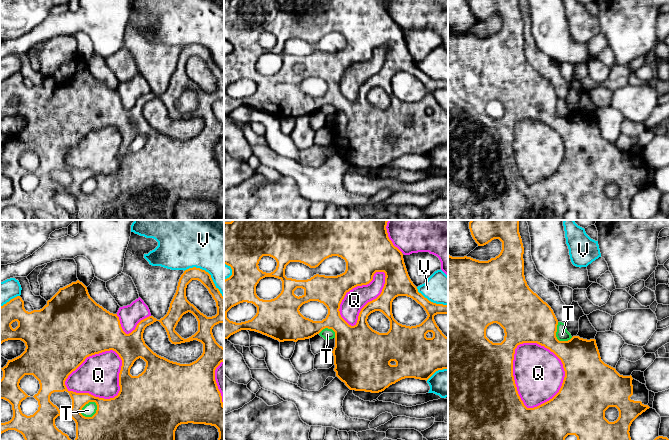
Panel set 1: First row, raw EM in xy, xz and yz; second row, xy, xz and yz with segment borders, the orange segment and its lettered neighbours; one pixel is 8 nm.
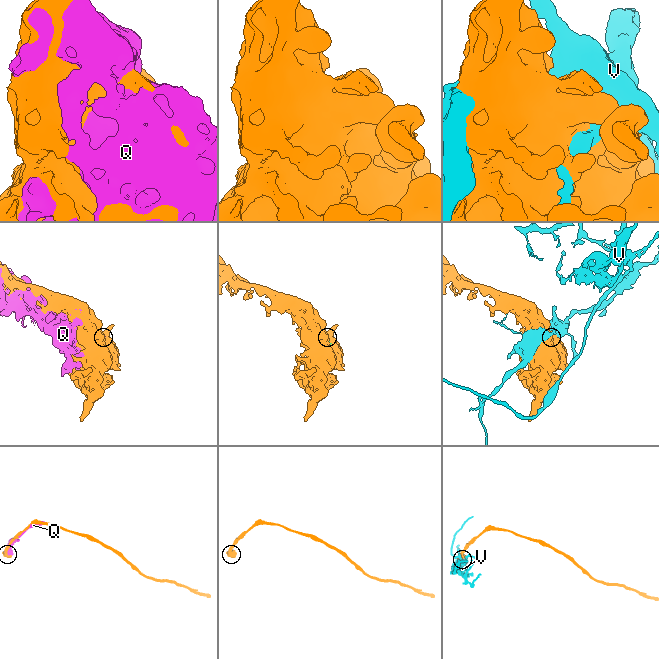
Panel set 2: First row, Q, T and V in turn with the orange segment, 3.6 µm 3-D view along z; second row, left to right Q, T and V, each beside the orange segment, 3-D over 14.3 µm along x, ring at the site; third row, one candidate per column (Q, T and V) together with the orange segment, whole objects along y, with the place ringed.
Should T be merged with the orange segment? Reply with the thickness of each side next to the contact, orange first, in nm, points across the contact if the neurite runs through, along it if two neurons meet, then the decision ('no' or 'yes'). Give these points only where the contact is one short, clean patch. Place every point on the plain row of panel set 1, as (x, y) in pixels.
calibres 300 and 100 nm; no

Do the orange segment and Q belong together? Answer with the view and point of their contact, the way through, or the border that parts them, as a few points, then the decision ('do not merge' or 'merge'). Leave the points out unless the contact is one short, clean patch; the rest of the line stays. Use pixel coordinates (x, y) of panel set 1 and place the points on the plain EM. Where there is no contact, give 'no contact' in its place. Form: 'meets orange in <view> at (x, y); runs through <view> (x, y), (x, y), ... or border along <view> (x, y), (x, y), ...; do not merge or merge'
meets orange in yz at (512, 144); do not merge

